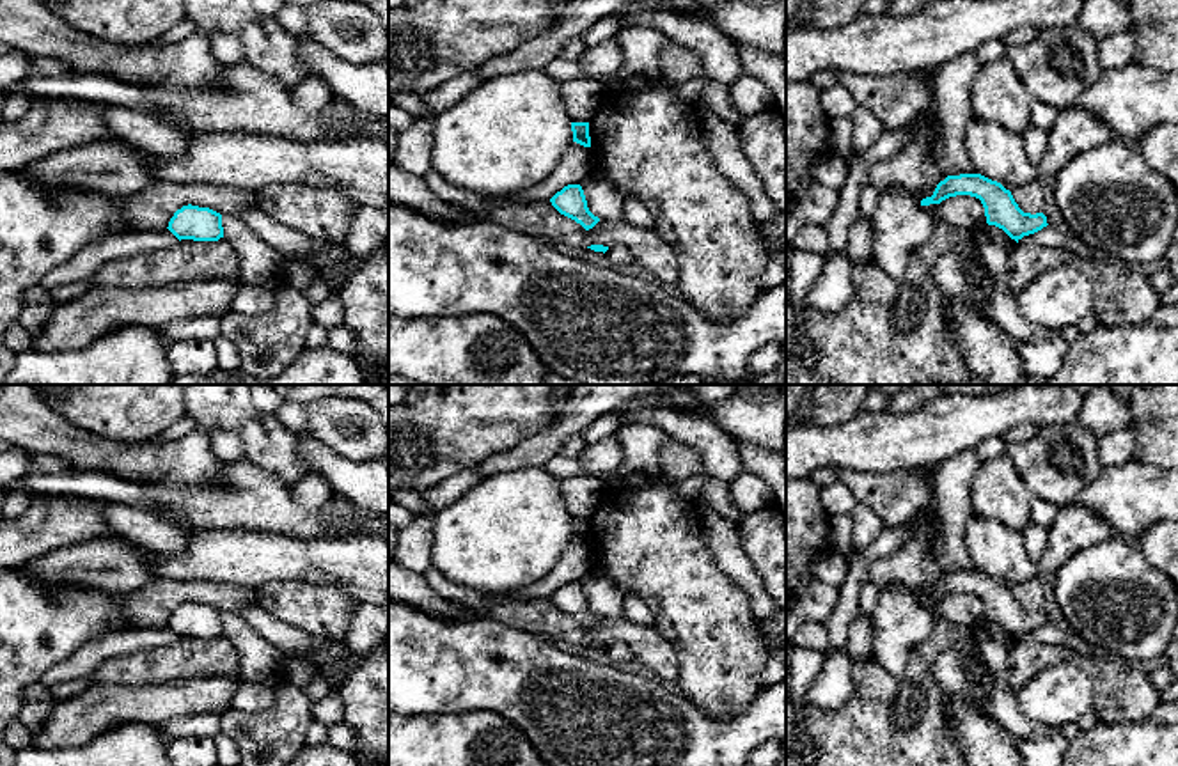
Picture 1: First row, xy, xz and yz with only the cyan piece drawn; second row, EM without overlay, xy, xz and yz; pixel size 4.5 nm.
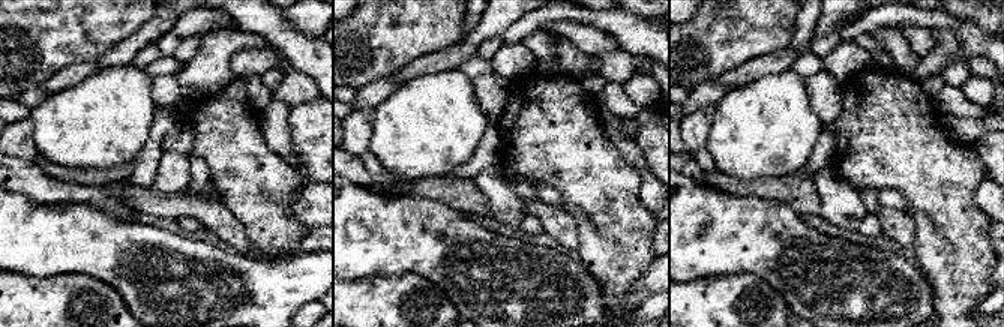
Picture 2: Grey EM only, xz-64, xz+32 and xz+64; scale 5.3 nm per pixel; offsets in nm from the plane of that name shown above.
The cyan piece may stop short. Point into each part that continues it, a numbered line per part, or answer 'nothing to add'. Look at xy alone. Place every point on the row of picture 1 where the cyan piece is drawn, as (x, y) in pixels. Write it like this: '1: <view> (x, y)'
nothing to add

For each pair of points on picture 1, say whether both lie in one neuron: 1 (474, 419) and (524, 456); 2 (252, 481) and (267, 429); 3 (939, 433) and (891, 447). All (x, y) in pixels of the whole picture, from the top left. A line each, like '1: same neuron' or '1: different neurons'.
1: different neurons
2: different neurons
3: same neuron

